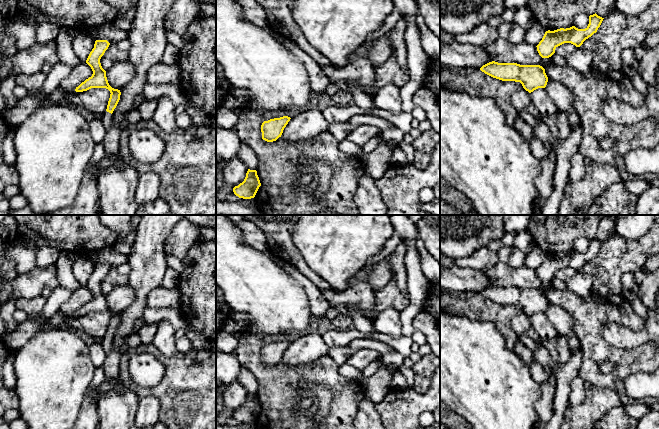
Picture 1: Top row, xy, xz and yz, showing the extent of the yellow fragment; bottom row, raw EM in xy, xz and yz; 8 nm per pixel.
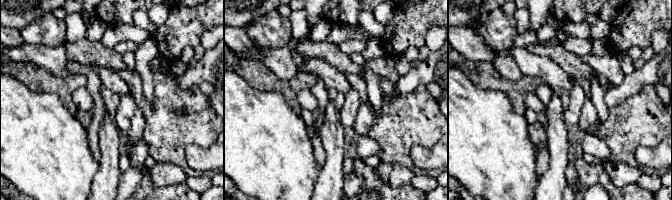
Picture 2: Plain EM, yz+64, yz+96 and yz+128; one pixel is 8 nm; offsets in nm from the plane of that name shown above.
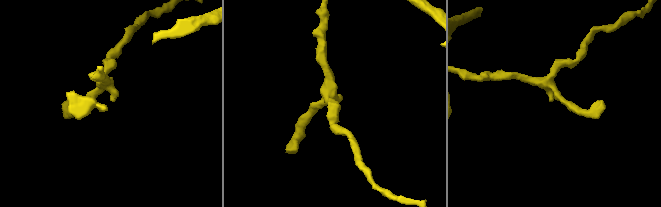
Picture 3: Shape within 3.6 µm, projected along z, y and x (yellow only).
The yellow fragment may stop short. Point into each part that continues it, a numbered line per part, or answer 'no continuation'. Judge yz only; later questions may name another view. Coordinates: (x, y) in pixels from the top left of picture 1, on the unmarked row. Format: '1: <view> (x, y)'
no continuation

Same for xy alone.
1: xy (107, 343)

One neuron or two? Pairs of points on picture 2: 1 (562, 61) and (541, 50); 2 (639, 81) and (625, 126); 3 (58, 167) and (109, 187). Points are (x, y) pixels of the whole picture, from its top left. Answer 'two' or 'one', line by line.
1: one
2: two
3: two

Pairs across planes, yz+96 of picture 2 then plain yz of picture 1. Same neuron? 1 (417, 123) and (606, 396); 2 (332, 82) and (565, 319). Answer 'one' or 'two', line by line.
1: two
2: one

